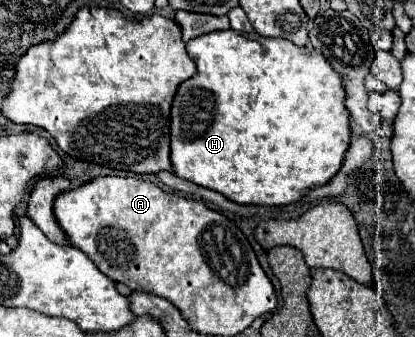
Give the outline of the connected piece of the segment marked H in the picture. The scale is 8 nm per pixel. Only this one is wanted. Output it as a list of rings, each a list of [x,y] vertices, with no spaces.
[[[221,30],[197,36],[195,40],[187,42],[187,52],[195,60],[197,74],[187,78],[179,84],[175,98],[171,102],[171,166],[173,174],[195,182],[203,188],[215,190],[229,198],[231,202],[243,204],[243,206],[285,206],[291,202],[297,202],[303,198],[309,190],[327,184],[341,168],[343,156],[349,148],[351,134],[349,134],[349,112],[345,108],[345,88],[341,82],[341,76],[323,60],[323,54],[315,52],[309,46],[295,46],[289,40],[283,38],[263,38],[259,34],[239,34],[235,30]]]

